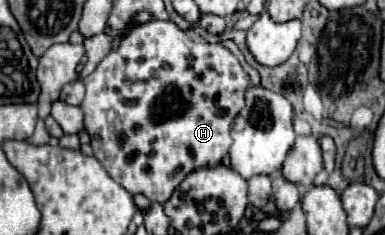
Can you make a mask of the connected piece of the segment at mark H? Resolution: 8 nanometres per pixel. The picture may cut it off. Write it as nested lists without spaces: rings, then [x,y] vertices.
[[[157,19],[133,27],[123,35],[119,47],[83,83],[87,93],[79,107],[85,113],[85,129],[91,137],[93,155],[103,163],[111,179],[131,195],[141,193],[157,203],[165,203],[193,169],[221,163],[231,147],[231,123],[243,109],[243,91],[251,85],[249,75],[221,43],[211,45],[205,39],[193,39],[175,23]]]

